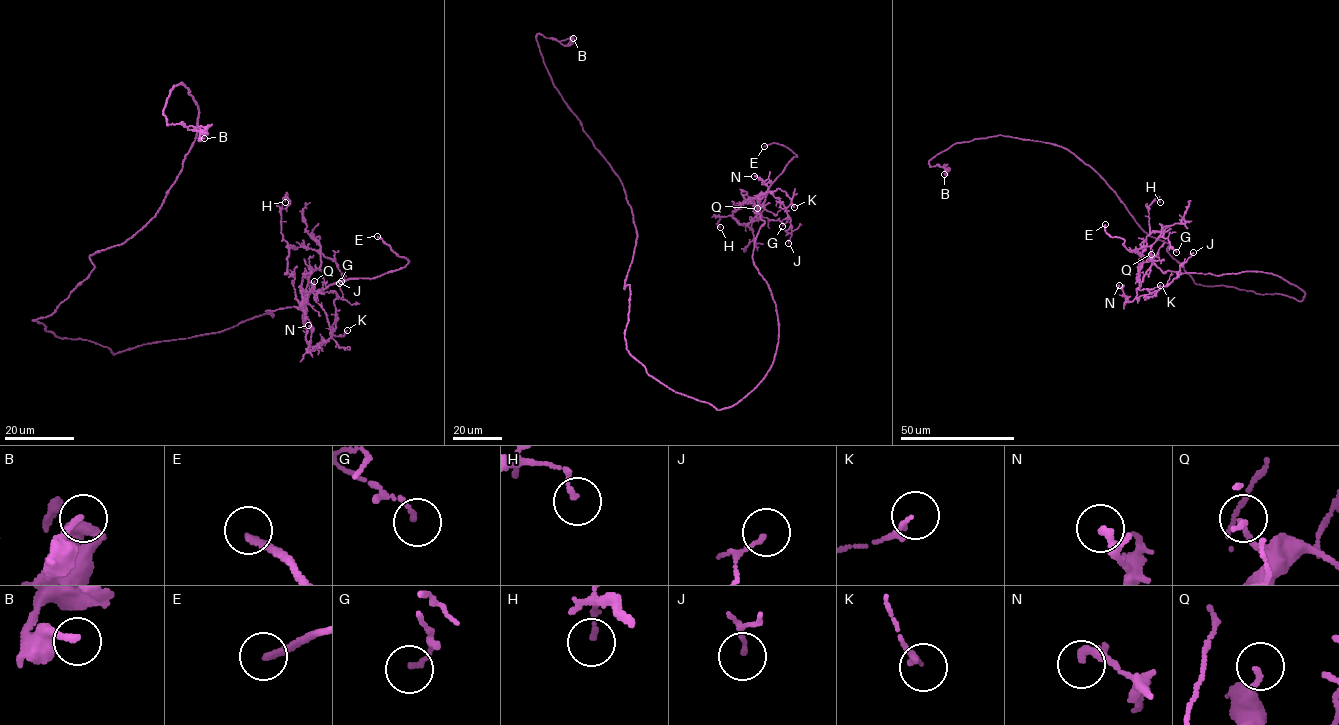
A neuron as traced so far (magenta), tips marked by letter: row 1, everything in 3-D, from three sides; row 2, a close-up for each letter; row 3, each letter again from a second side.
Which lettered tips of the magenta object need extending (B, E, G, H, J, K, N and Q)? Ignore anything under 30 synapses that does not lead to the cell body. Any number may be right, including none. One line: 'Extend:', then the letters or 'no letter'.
Extend: E

